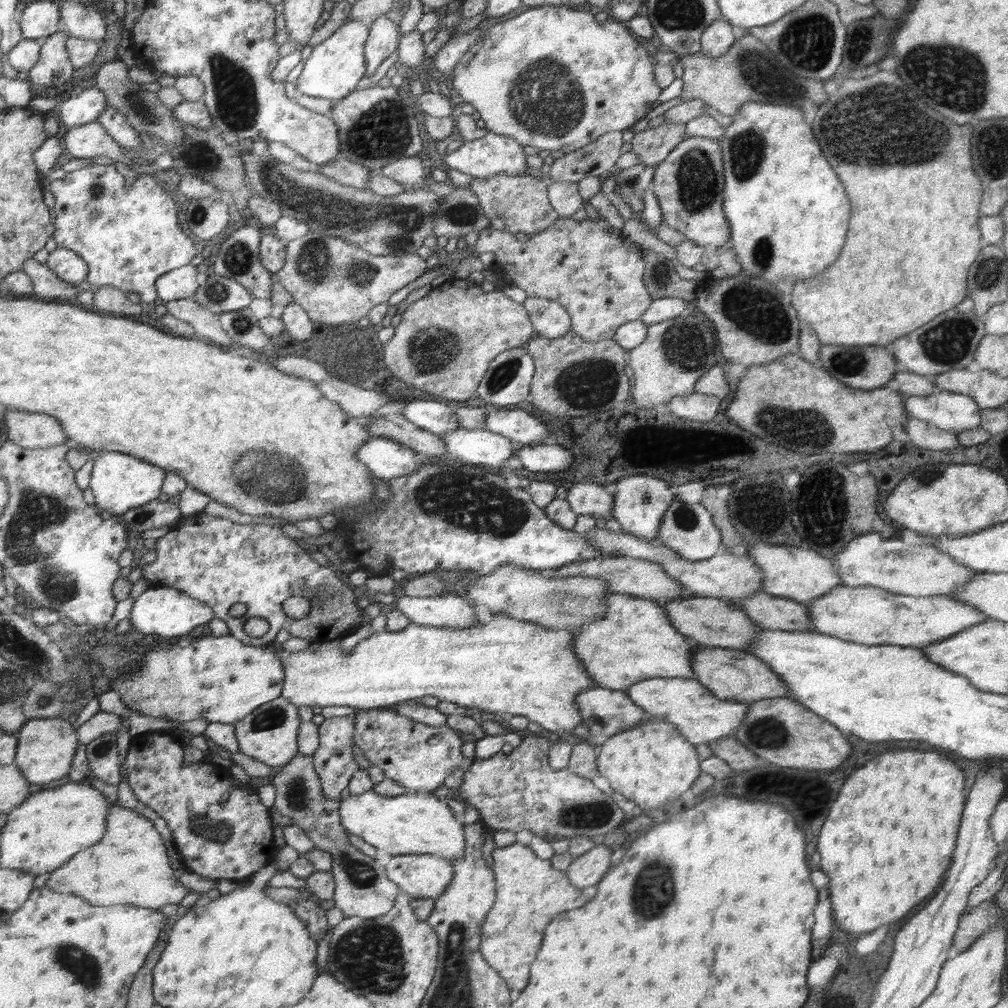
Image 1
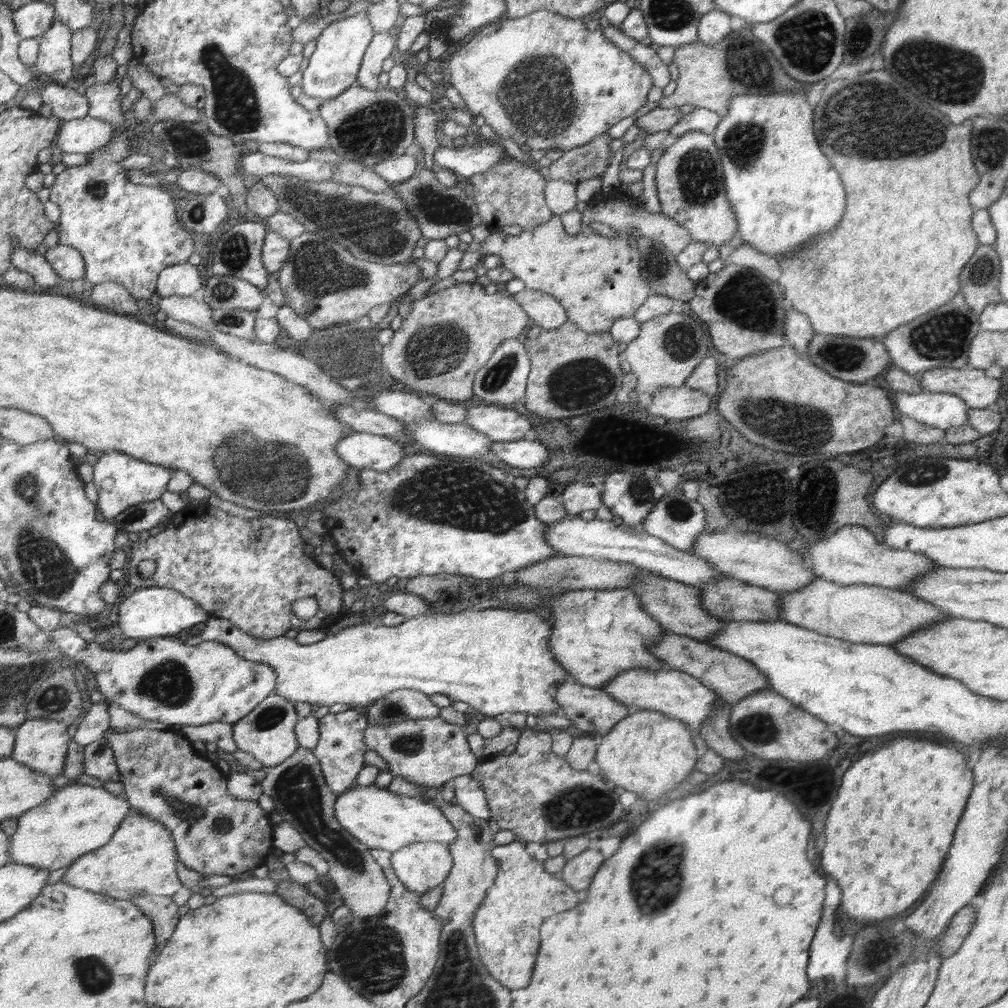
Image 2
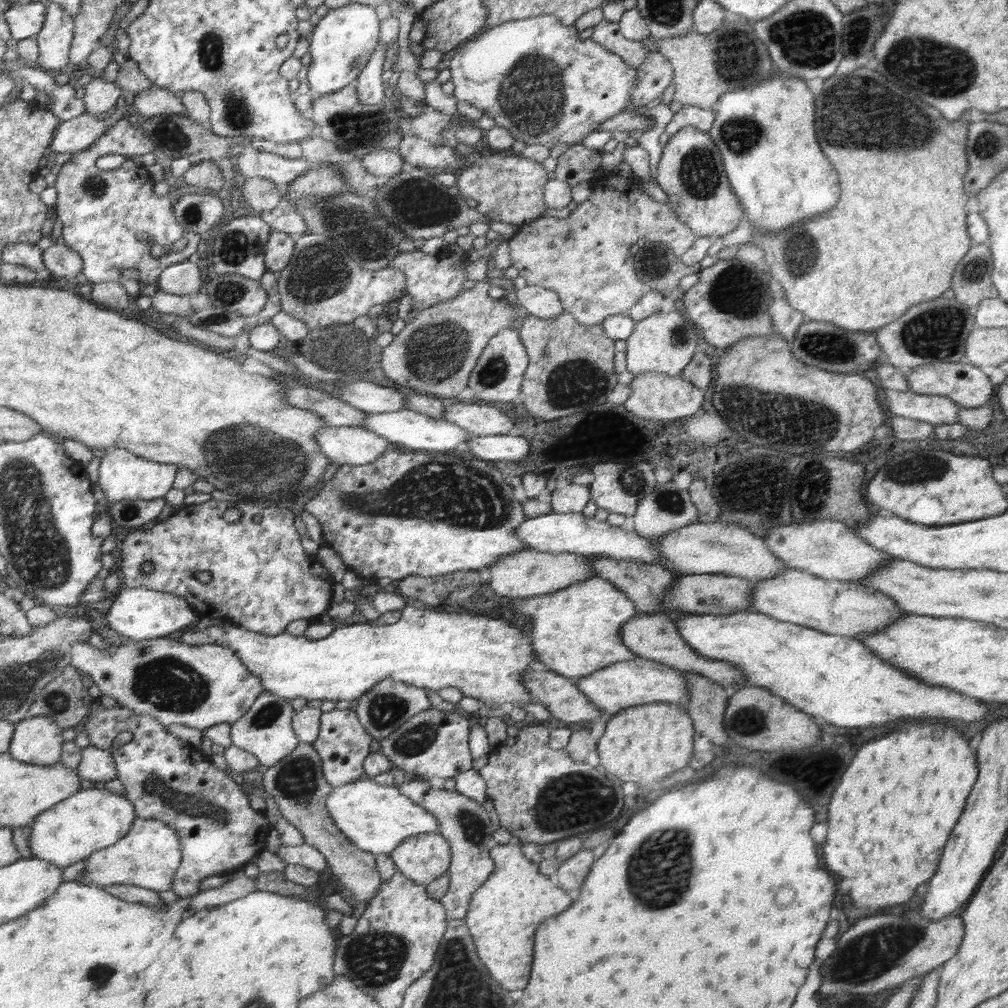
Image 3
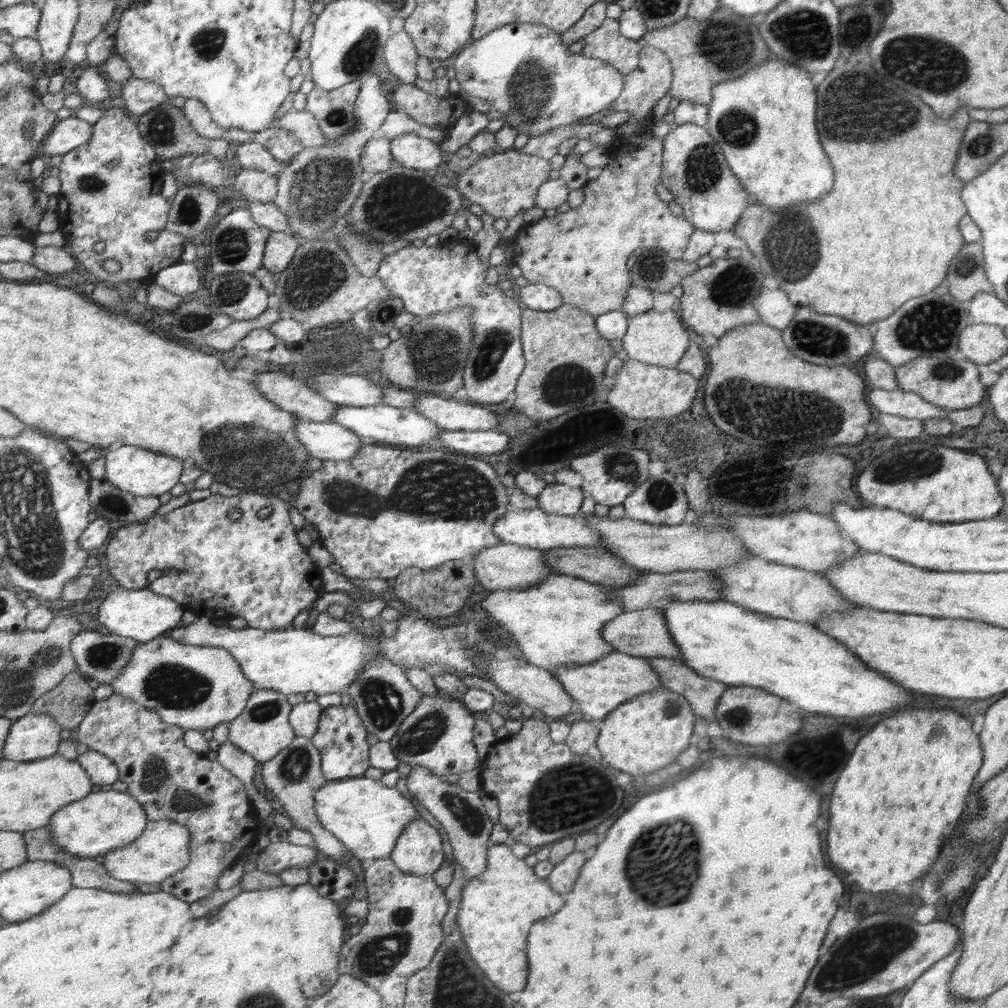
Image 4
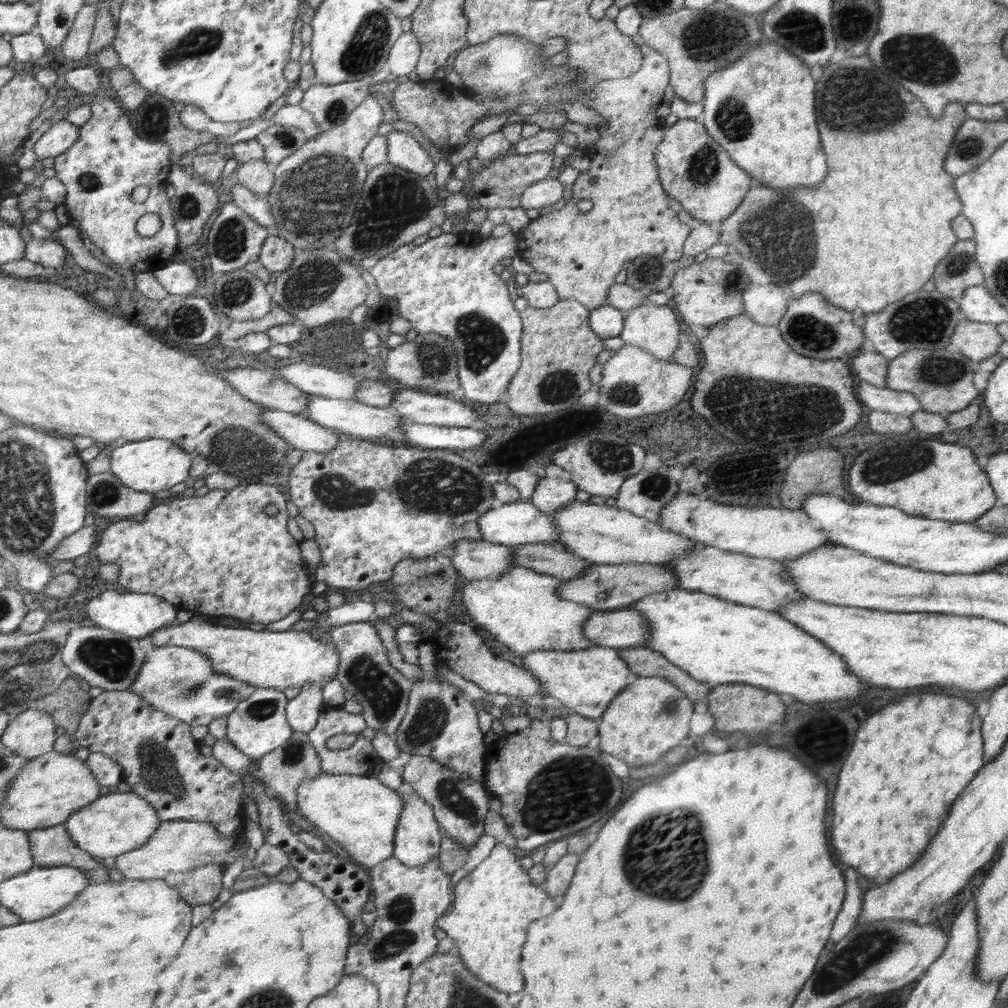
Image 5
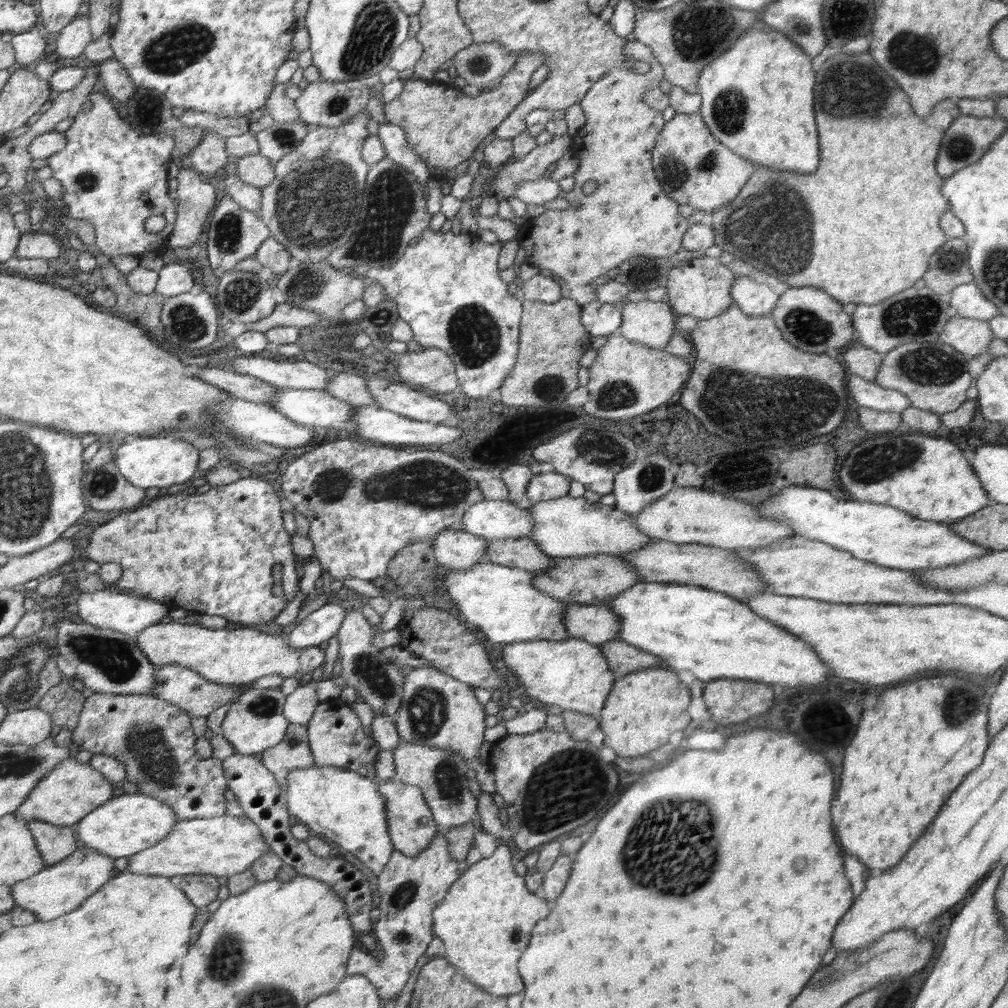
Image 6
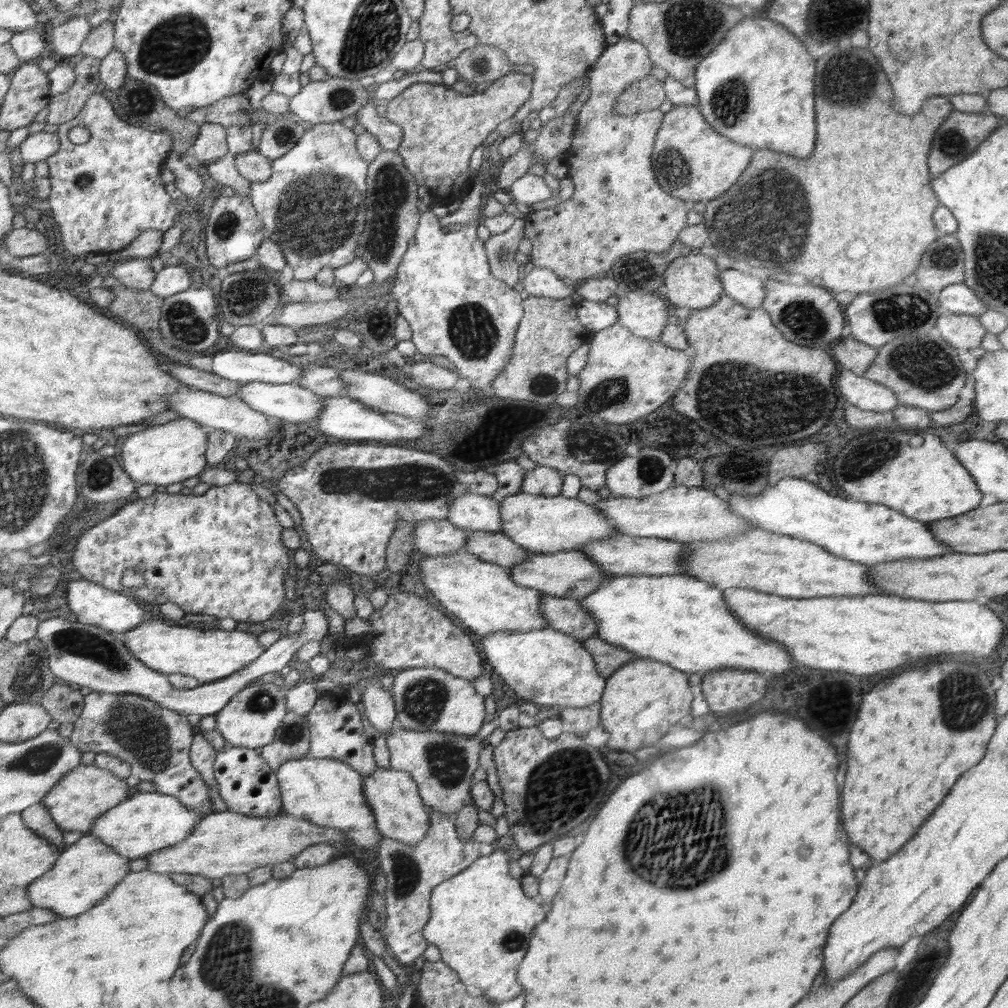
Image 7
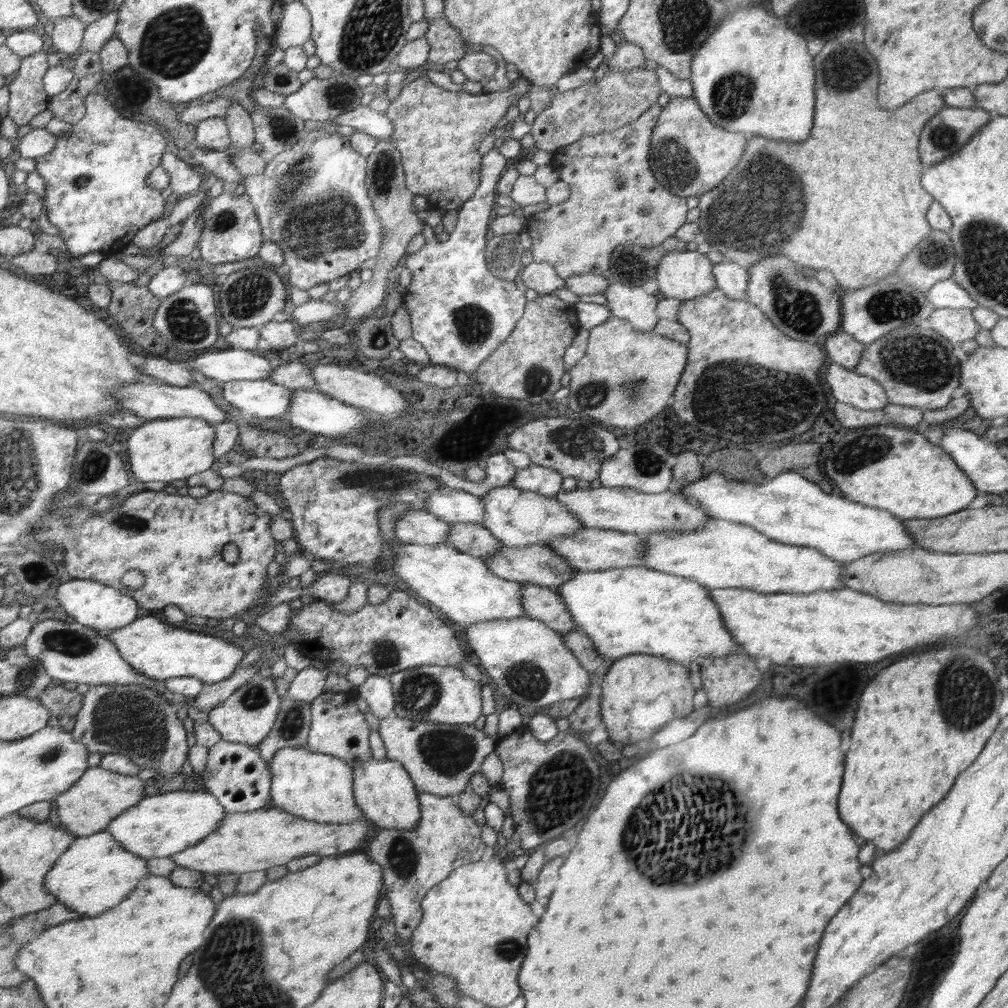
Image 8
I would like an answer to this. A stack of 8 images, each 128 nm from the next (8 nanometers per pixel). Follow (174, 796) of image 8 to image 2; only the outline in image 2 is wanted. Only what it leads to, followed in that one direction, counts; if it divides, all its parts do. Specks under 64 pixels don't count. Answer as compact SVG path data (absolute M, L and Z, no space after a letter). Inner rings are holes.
M68 785L52 798L19 818L18 832L11 839L12 862L34 865L48 870L72 866L80 856L104 848L131 814L130 801L106 788Z

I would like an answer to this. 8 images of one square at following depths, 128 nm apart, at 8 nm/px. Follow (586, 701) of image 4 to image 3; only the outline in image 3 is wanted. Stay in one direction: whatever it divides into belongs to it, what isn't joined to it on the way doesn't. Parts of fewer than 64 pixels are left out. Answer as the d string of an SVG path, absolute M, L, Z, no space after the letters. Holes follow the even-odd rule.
M642 657L611 664L592 675L574 679L574 683L586 693L592 704L602 709L604 718L643 704L672 703L687 707L689 701L687 682L679 669Z

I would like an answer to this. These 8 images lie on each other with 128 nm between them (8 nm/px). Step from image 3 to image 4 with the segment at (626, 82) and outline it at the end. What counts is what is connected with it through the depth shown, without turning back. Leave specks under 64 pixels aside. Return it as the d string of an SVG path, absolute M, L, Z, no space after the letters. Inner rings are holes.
M506 24L497 28L459 50L452 65L456 71L455 79L460 84L457 95L462 100L467 101L468 96L486 99L507 116L504 124L515 128L518 134L529 134L530 137L546 134L560 126L572 126L596 119L604 108L614 104L627 82L627 76L606 60L584 56L582 53L571 55L560 33L543 24Z

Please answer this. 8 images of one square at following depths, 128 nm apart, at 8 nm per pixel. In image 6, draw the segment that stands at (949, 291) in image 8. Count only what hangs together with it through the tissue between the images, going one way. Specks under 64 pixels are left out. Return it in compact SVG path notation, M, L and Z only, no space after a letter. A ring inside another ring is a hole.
M974 282L956 287L949 295L951 307L956 310L958 316L987 321L1001 314L997 305L988 300Z

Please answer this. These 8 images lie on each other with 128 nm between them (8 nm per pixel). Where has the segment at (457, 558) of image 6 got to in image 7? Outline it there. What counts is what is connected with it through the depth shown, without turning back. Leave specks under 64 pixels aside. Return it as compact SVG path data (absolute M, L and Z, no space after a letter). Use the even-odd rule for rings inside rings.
M428 519L413 528L413 545L423 555L454 555L468 544L470 531L458 528L450 520Z

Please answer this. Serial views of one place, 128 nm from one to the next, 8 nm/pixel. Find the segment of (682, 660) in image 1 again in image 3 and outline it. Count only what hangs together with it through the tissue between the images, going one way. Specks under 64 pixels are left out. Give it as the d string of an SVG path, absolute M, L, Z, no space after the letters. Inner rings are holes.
M596 577L550 595L512 599L511 602L516 616L530 618L537 660L555 673L573 680L582 679L611 664L640 657L622 641L622 628L638 615L635 601L611 581Z

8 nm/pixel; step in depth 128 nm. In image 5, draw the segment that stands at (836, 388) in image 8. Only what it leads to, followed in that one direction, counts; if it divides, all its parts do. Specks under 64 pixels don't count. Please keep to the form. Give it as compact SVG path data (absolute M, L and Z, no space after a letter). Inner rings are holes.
M867 382L860 384L859 397L870 410L902 413L910 416L923 409L918 397L911 392L896 391L886 386L879 387Z

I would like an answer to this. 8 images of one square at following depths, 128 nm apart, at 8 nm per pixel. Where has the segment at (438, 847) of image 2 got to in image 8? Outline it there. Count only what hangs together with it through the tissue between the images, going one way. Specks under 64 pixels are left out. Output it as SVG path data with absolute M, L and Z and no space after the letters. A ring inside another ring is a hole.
M373 756L354 768L354 795L360 800L359 808L368 812L368 820L374 830L396 829L399 831L415 830L422 820L422 808L419 793L410 773L398 761L388 757L375 759Z

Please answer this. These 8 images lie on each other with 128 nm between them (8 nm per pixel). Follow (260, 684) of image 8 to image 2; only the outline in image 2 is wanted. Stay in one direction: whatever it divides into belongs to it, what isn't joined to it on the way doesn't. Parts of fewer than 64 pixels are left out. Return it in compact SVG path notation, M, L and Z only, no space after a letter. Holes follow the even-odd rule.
M270 694L263 703L250 714L237 720L235 724L235 739L237 747L254 755L264 766L275 767L282 764L298 748L296 735L292 732L294 724L298 724L298 716L294 716L294 703L287 697Z

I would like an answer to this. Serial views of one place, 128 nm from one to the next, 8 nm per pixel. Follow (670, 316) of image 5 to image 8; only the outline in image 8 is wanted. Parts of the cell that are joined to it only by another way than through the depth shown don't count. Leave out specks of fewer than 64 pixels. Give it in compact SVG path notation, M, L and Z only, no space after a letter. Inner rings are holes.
M612 281L603 292L610 314L614 318L626 319L635 329L650 332L659 322L656 294L646 294L642 287L624 286Z

